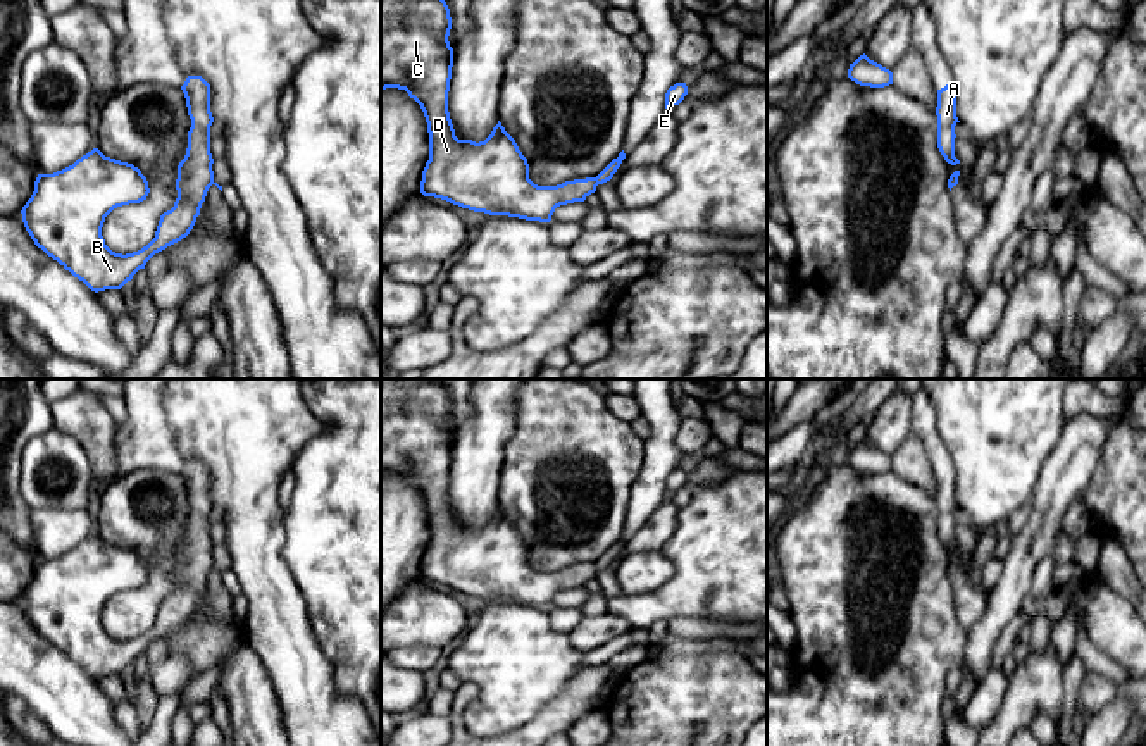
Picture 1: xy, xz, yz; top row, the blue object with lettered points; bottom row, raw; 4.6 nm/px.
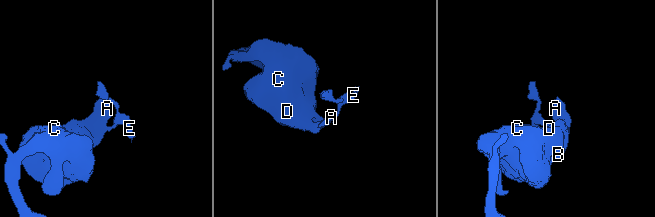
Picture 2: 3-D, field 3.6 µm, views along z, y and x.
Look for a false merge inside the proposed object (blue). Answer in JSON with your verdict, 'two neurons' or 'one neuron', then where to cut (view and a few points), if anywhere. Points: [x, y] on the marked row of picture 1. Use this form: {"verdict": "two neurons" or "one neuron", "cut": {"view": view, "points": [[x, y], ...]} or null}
{"verdict": "two neurons", "cut": {"view": "xz", "points": [[595, 178], [598, 183]]}}

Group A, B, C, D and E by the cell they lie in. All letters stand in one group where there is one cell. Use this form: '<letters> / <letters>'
A B C D / E

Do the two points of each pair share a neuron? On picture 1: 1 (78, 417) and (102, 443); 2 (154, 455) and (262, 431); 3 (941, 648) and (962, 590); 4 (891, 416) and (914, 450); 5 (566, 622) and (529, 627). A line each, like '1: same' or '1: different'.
1: same
2: different
3: different
4: different
5: different

